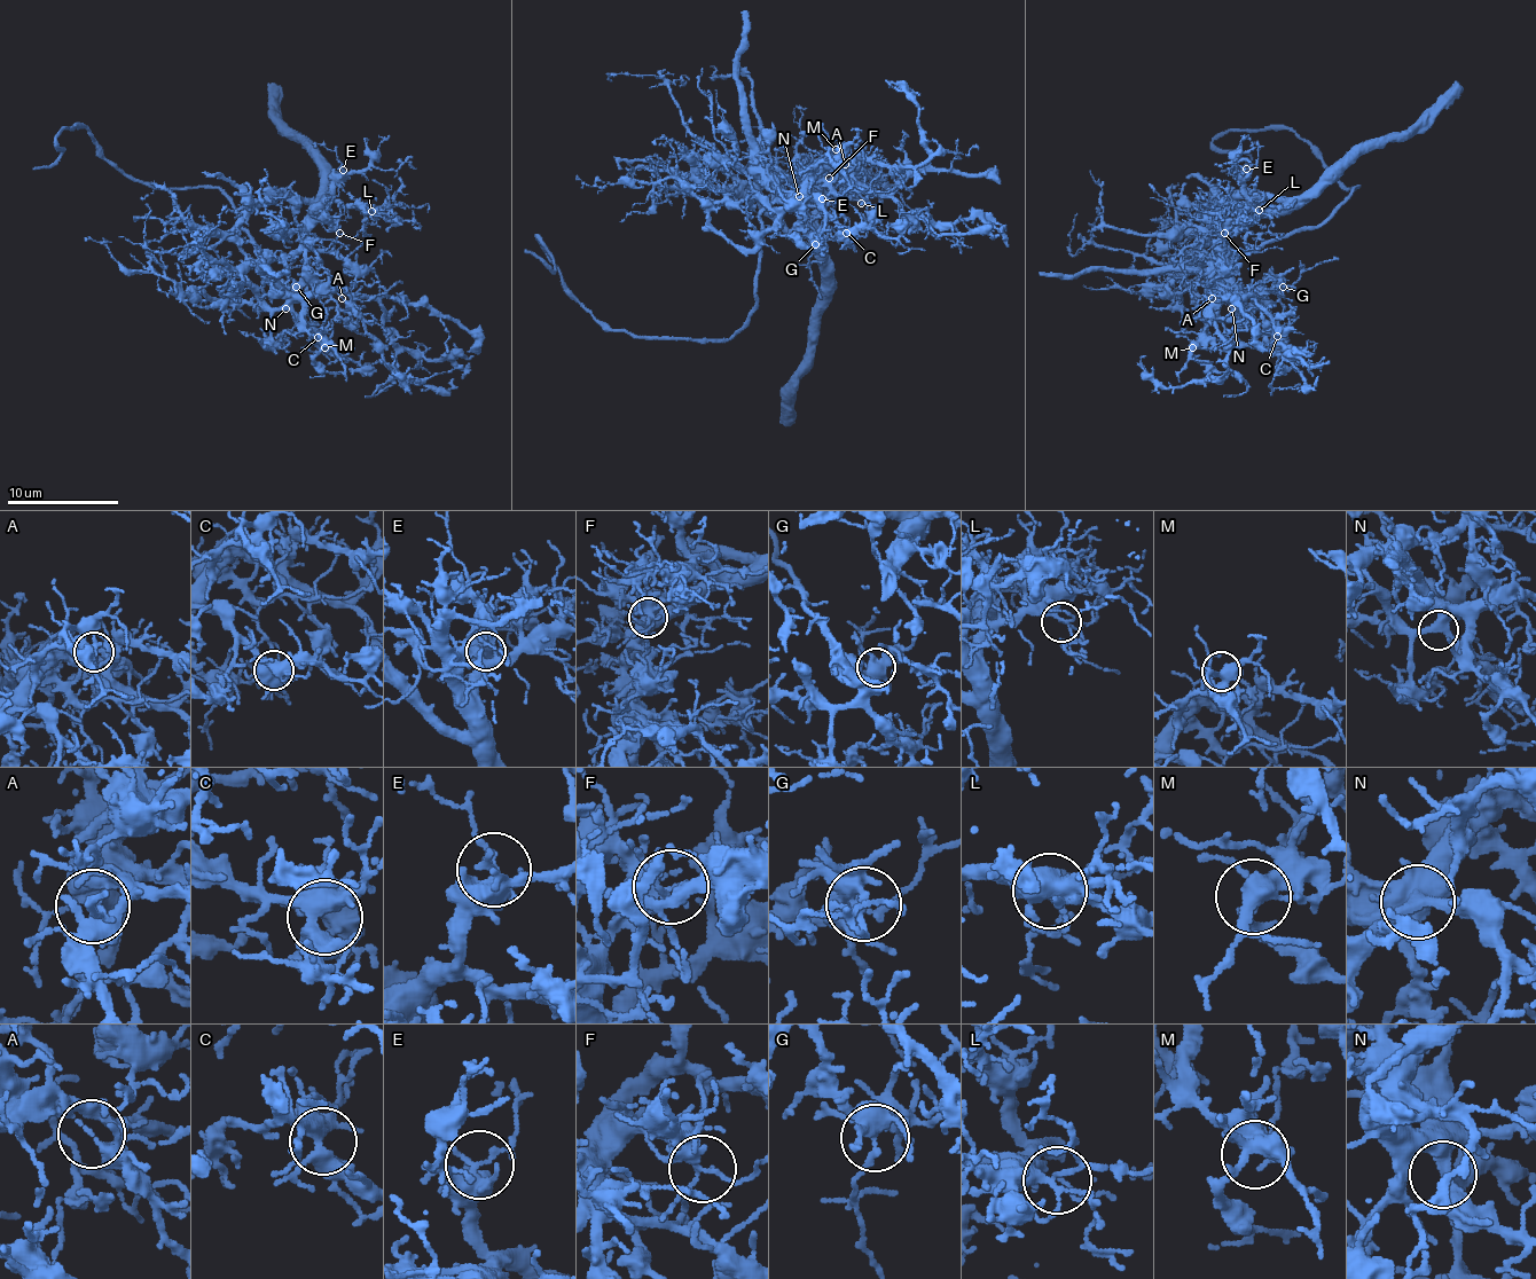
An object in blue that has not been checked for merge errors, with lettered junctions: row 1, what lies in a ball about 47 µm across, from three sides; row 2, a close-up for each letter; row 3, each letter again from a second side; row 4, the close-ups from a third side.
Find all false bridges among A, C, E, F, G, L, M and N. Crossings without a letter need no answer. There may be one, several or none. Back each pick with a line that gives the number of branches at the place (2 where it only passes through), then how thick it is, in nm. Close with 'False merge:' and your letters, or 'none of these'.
A: branches 5; calibre 240 nm
False merge: A

